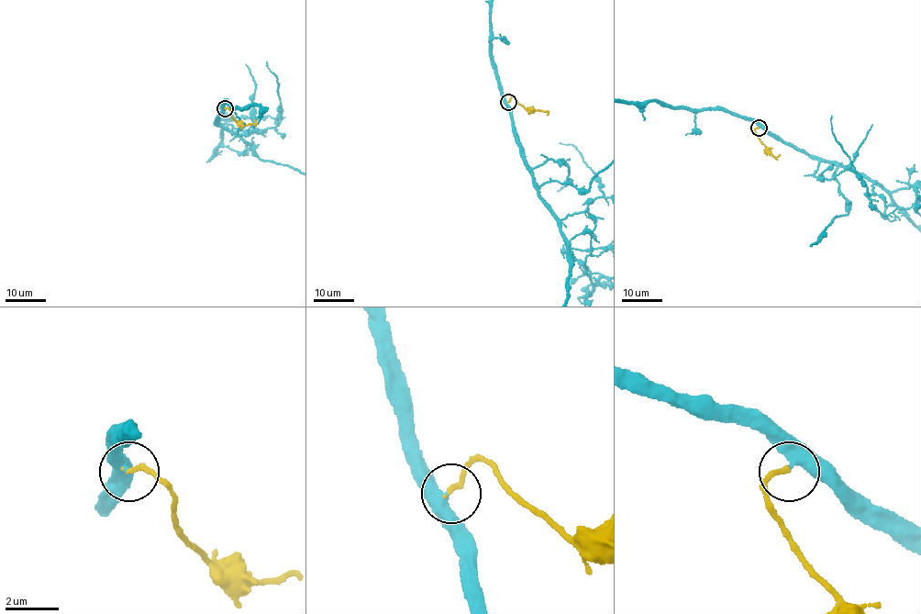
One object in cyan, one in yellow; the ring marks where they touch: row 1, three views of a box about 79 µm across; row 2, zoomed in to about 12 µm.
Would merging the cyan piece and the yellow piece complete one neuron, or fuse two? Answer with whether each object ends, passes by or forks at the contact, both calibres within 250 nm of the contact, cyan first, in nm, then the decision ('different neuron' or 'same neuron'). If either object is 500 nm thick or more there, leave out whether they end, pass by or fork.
cyan passes by | yellow ends | 360/190 nm | same neuron

